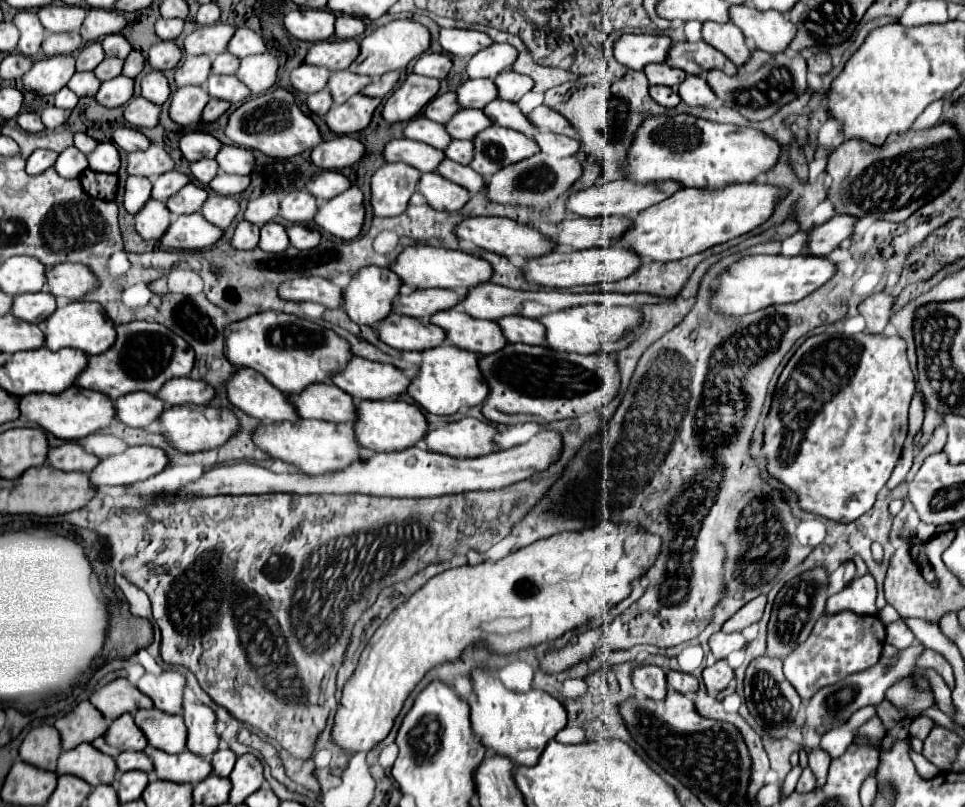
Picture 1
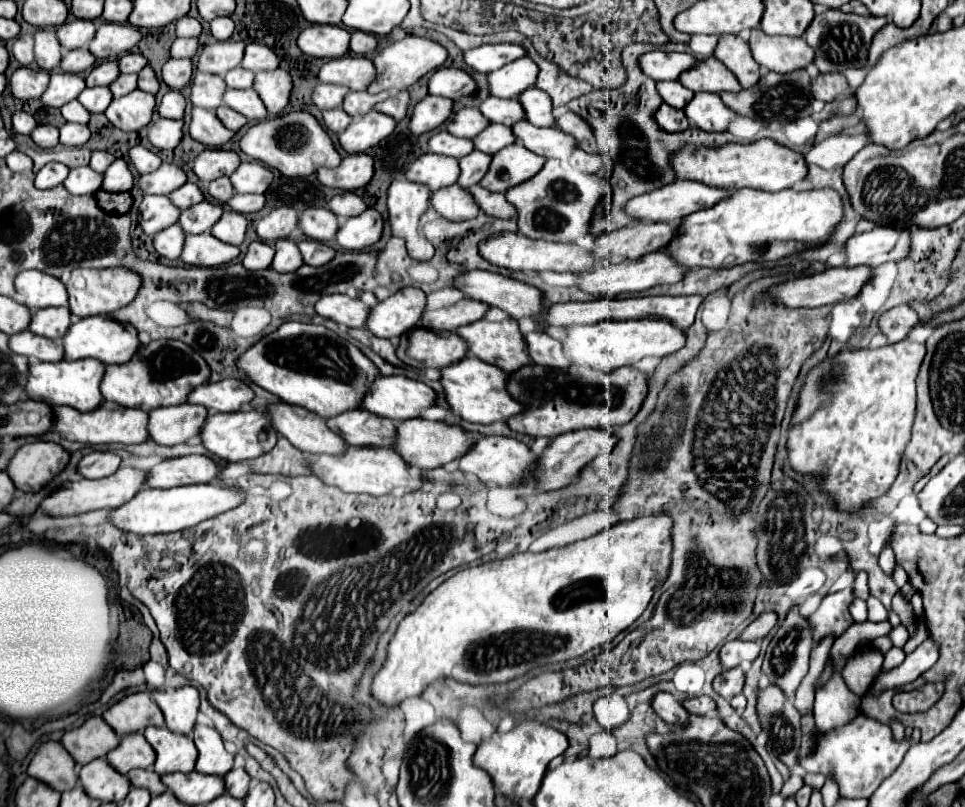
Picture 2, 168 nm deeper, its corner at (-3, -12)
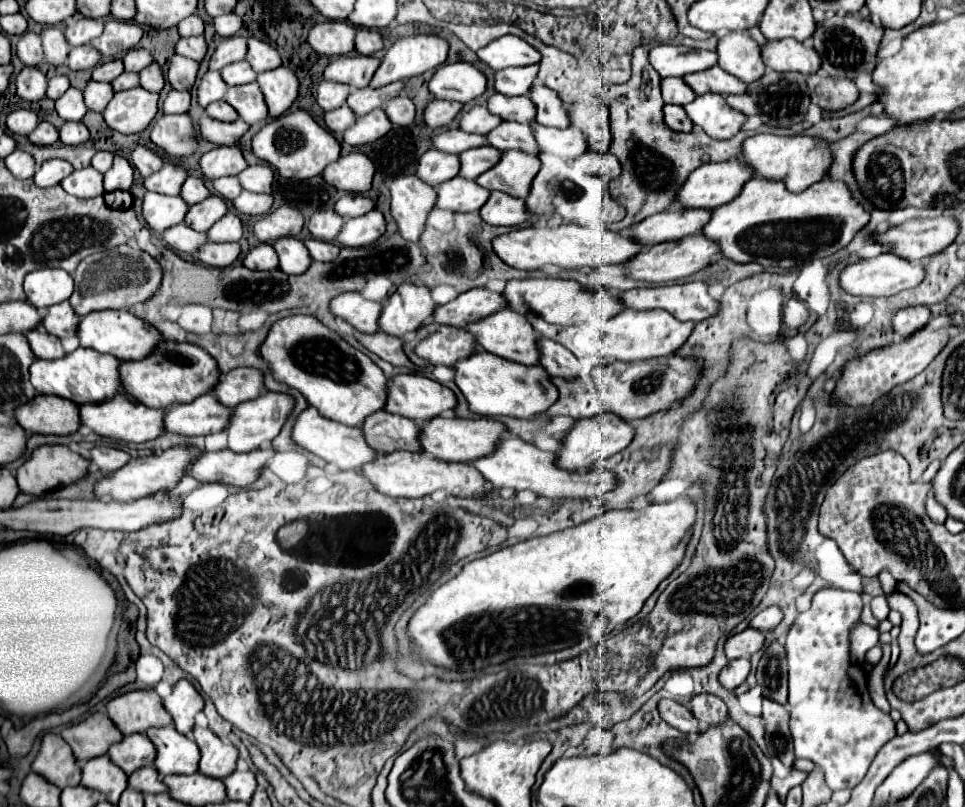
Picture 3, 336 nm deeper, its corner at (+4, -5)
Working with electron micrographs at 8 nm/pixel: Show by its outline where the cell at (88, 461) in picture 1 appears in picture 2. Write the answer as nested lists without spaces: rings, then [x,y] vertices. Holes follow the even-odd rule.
[[[92,451],[78,463],[78,473],[86,479],[102,479],[112,475],[120,465],[120,457],[112,451]]]

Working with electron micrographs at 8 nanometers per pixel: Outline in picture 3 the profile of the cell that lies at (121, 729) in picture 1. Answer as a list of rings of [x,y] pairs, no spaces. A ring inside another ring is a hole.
[[[145,734],[125,736],[119,744],[113,744],[107,754],[127,776],[155,762],[155,746]]]

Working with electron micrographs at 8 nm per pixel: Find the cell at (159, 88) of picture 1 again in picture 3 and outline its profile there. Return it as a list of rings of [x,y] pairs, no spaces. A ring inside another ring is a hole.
[[[171,90],[169,96],[163,102],[163,112],[165,114],[183,114],[189,110],[191,104],[191,94],[189,92],[179,92],[179,90]]]

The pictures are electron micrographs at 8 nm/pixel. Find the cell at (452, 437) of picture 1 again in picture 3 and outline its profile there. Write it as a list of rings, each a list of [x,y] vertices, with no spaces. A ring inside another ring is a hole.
[[[509,432],[503,434],[497,450],[491,456],[475,460],[473,466],[493,484],[493,488],[511,488],[515,492],[533,490],[537,496],[545,496],[545,498],[569,498],[569,500],[603,498],[607,492],[619,486],[617,474],[605,468],[593,468],[585,472],[565,472],[555,464],[553,452],[539,450],[537,446]]]

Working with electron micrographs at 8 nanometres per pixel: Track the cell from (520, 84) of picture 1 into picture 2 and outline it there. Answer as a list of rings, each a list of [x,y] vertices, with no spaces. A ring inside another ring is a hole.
[[[528,87],[522,95],[518,95],[518,101],[524,107],[526,121],[534,123],[536,127],[552,127],[554,125],[552,101],[550,101],[548,93],[544,93],[536,87]]]

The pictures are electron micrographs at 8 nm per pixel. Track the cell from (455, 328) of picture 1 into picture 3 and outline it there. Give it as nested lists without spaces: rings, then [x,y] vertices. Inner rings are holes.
[[[501,308],[499,312],[491,314],[487,320],[479,320],[475,324],[465,326],[465,330],[469,330],[477,338],[477,342],[491,354],[497,354],[501,358],[507,358],[507,360],[513,360],[519,364],[527,364],[527,366],[539,364],[539,348],[535,348],[535,340],[539,338],[537,332],[533,330],[533,326],[529,324],[529,320],[525,316],[513,312],[511,308]]]

